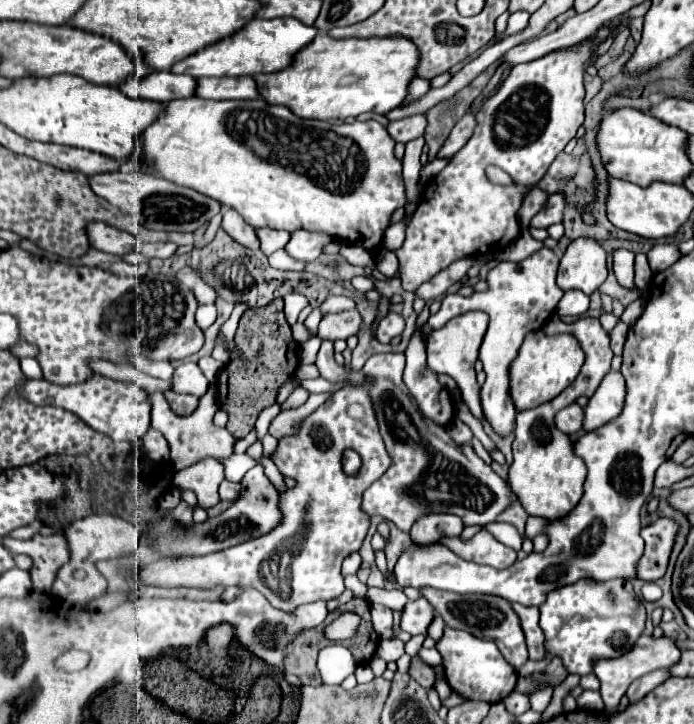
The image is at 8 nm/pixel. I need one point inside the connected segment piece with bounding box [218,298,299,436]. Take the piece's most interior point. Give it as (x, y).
(264, 337)

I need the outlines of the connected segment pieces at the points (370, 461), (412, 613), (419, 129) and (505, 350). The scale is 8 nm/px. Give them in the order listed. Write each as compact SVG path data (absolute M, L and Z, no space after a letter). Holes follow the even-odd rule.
M365 378L361 384L345 386L333 396L321 404L311 416L301 420L295 434L285 436L279 440L277 450L271 454L271 460L279 468L283 476L291 476L297 480L295 488L289 488L285 494L281 494L281 512L283 522L269 534L249 540L243 544L237 544L233 548L209 554L209 556L191 556L191 558L161 558L151 564L143 564L143 568L137 572L137 578L145 586L159 586L159 588L213 588L213 586L251 586L257 588L275 608L281 608L285 612L295 610L301 604L317 602L317 600L335 600L345 590L343 576L341 576L341 562L355 550L361 548L361 542L369 528L369 516L361 510L361 496L363 492L381 478L389 466L389 454L385 452L385 442L381 440L379 428L377 428L377 416L373 410L373 402L369 396L369 388L373 386L373 378ZM345 448L353 448L361 456L361 476L367 478L355 478L347 476L341 466L341 452Z
M419 598L415 602L407 602L403 612L401 612L401 630L409 632L409 634L425 634L427 626L431 624L435 616L433 606L429 606L429 602L425 598Z
M417 114L417 116L411 116L411 118L389 122L387 132L389 132L389 136L393 136L395 142L403 142L405 144L405 142L409 142L413 138L423 136L425 126L427 126L425 116L423 114Z
M545 246L519 264L499 262L489 272L487 292L475 292L473 296L467 298L461 294L447 294L441 302L441 310L427 320L427 324L435 330L445 326L445 322L449 322L451 318L465 314L469 310L483 310L489 314L489 330L479 350L479 360L483 362L483 370L487 374L487 380L481 386L481 406L483 406L483 416L491 424L493 432L503 438L513 432L517 416L517 410L509 396L507 370L513 358L517 356L517 350L525 334L531 330L539 330L545 324L545 320L555 312L555 306L563 296L563 292L555 284L557 266L559 266L559 256Z

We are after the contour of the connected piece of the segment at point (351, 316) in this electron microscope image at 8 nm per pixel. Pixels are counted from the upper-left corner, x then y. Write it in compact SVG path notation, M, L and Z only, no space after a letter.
M347 310L339 314L323 314L319 322L319 338L349 338L357 334L361 326L361 316L357 310Z

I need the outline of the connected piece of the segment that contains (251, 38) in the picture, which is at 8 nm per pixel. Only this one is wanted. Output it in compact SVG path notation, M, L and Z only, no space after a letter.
M257 18L253 24L247 24L235 36L221 40L205 48L205 52L197 52L197 56L189 56L189 60L181 60L171 70L175 74L189 74L193 78L205 76L255 76L261 72L279 72L293 64L293 58L299 50L303 50L317 36L315 26L305 26L293 18Z

